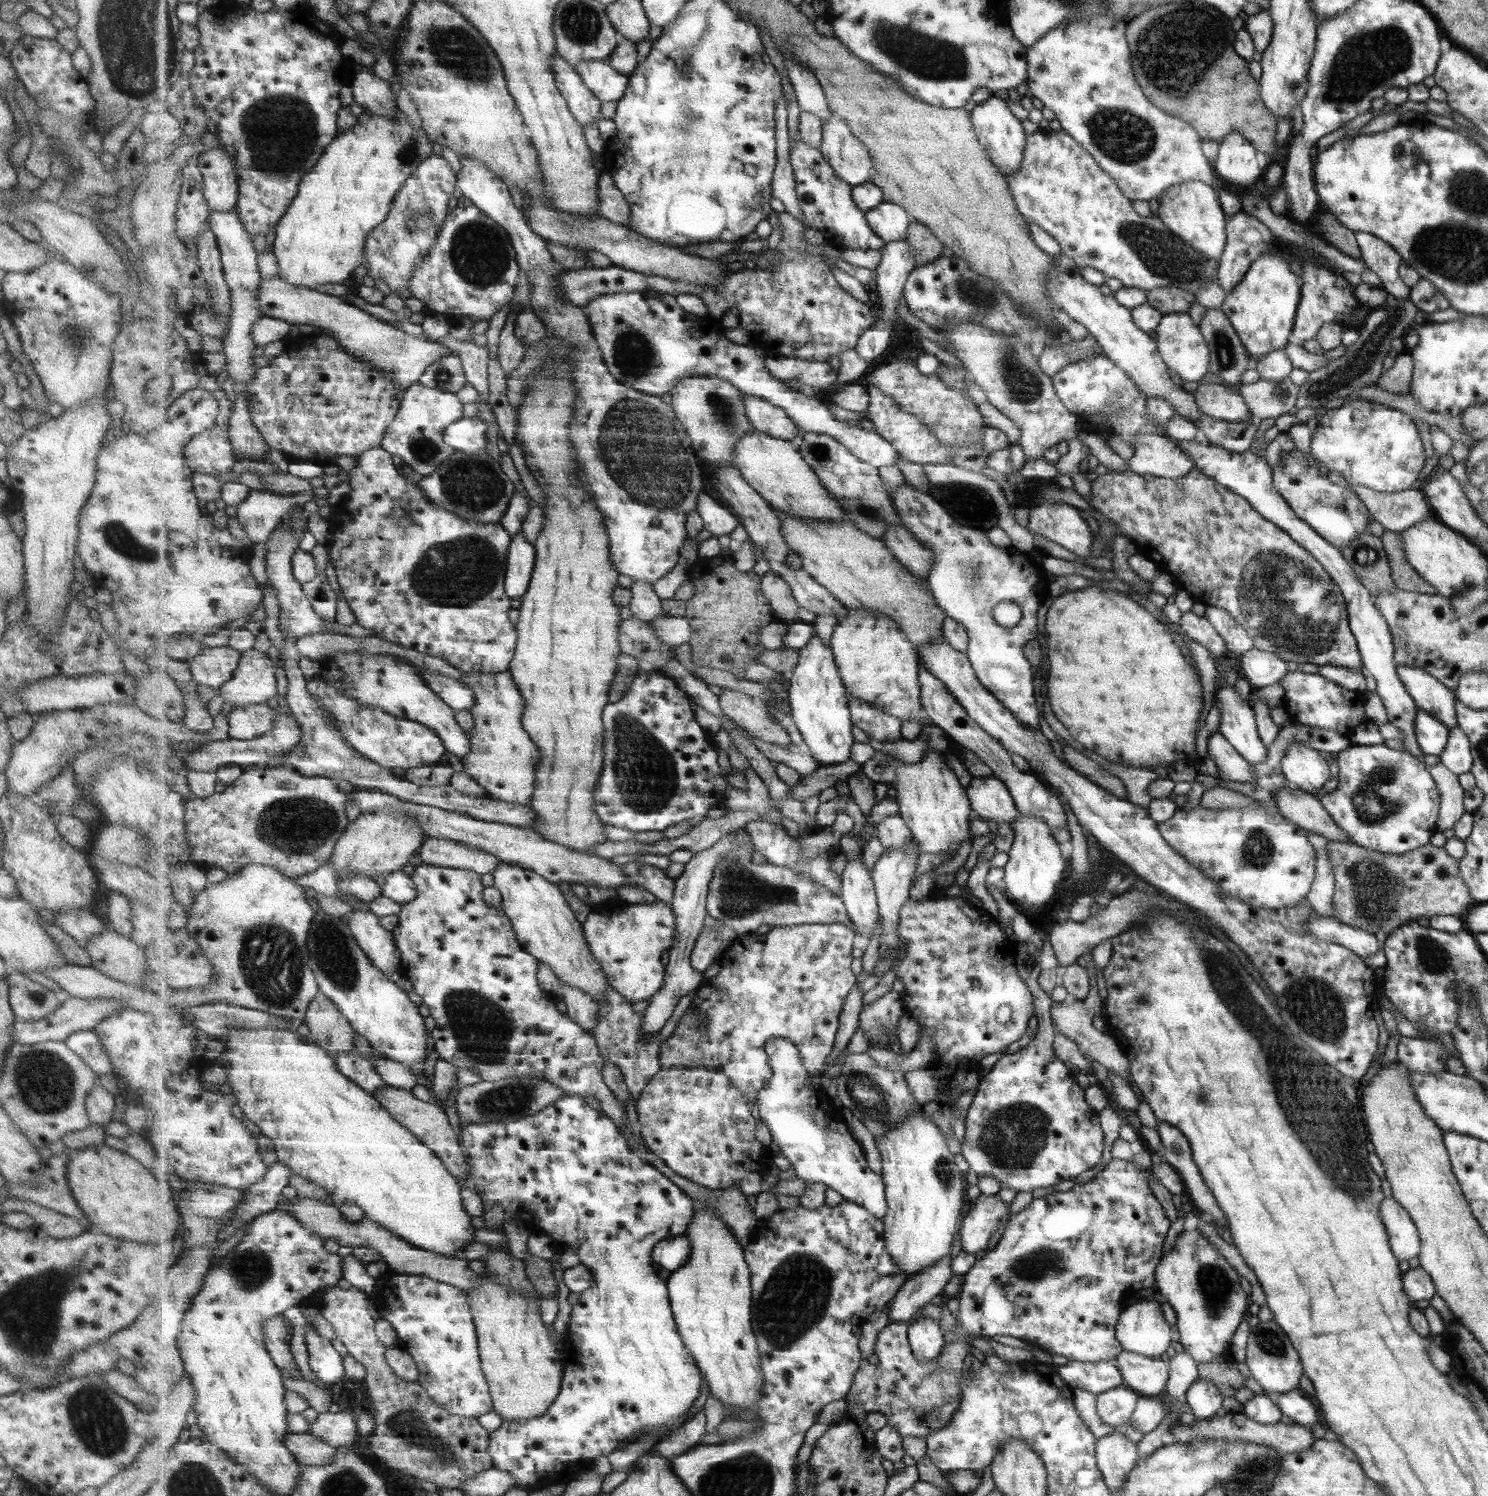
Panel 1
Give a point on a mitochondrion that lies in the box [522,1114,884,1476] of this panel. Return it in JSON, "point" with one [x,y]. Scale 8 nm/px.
{"point":[791,1301]}

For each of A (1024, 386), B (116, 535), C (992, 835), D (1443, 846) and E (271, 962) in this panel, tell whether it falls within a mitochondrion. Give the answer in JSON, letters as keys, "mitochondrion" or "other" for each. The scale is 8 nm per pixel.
{"A":"mitochondrion","B":"mitochondrion","C":"other","D":"other","E":"mitochondrion"}

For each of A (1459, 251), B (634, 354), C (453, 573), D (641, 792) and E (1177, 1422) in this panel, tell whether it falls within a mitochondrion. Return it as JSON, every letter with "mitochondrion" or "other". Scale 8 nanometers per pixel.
{"A":"mitochondrion","B":"mitochondrion","C":"mitochondrion","D":"mitochondrion","E":"other"}

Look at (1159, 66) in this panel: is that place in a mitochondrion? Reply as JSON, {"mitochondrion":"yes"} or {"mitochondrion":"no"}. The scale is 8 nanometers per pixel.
{"mitochondrion":"yes"}

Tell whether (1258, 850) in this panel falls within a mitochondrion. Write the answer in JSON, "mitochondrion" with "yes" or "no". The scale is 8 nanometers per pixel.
{"mitochondrion":"yes"}

